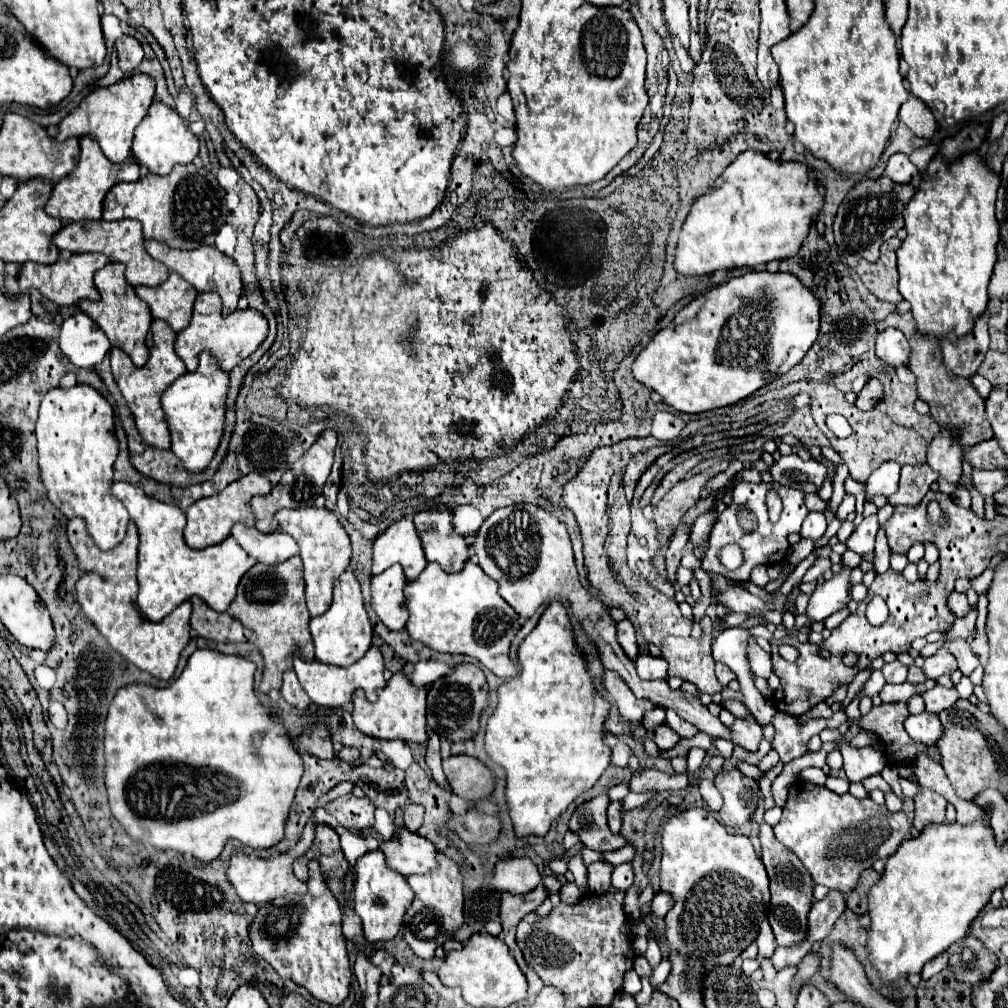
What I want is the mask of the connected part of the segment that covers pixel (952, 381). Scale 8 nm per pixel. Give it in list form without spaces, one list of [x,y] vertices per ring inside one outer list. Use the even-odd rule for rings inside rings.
[[[892,312],[882,322],[878,322],[878,328],[880,330],[890,328],[890,322],[892,322],[894,328],[900,328],[900,332],[904,332],[904,336],[908,336],[908,340],[912,344],[910,370],[914,372],[914,376],[918,380],[918,398],[922,398],[924,402],[930,404],[930,414],[936,416],[936,422],[940,424],[940,428],[958,430],[960,444],[966,446],[966,448],[976,446],[976,444],[980,444],[984,440],[990,440],[992,438],[992,428],[990,428],[990,422],[988,422],[986,412],[984,412],[984,400],[974,390],[974,386],[970,384],[968,378],[952,376],[944,368],[940,342],[934,336],[920,334],[918,328],[916,328],[916,320],[914,320],[914,316],[910,312],[904,312],[904,314]]]

